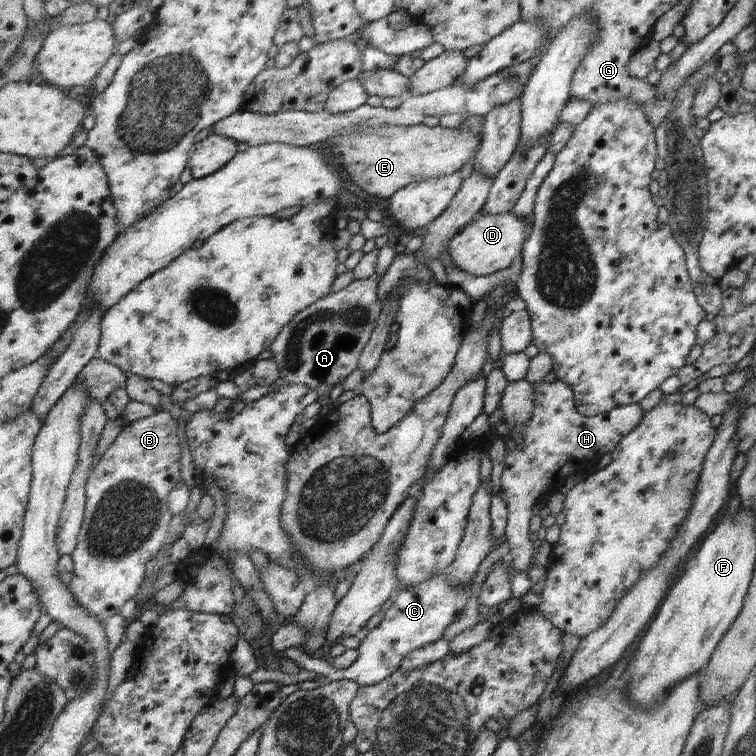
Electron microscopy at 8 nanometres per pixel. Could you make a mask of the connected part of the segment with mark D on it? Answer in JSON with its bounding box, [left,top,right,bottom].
[447,212,531,276]

